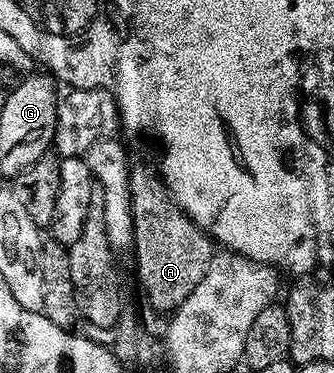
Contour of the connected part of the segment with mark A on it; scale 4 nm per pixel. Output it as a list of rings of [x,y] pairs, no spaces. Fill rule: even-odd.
[[[132,165],[129,172],[129,196],[133,208],[133,255],[139,286],[147,302],[155,310],[174,312],[189,297],[189,292],[201,284],[205,268],[216,254],[212,235],[195,223],[175,202],[175,197],[163,182],[163,175],[154,165]]]

